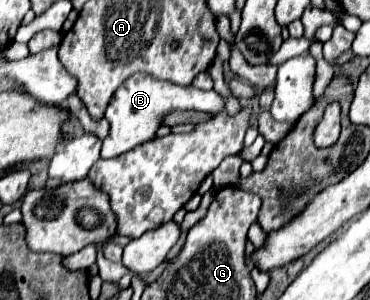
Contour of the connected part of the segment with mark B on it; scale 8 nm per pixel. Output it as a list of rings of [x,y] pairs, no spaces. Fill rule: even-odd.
[[[134,74],[116,90],[104,116],[110,122],[110,138],[102,144],[102,158],[116,158],[138,144],[154,138],[160,128],[162,116],[172,110],[198,110],[198,112],[224,112],[224,98],[216,90],[198,90],[194,86],[176,86],[172,82],[156,80],[150,74]]]

